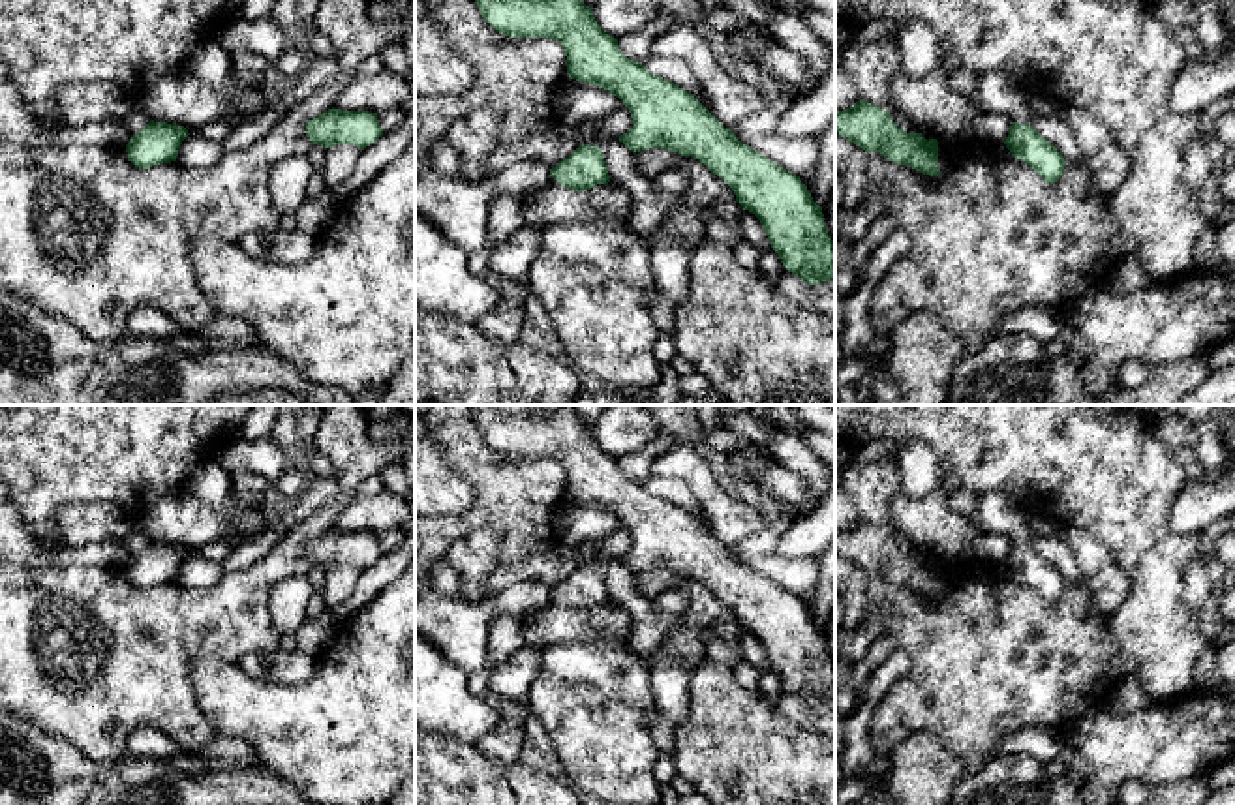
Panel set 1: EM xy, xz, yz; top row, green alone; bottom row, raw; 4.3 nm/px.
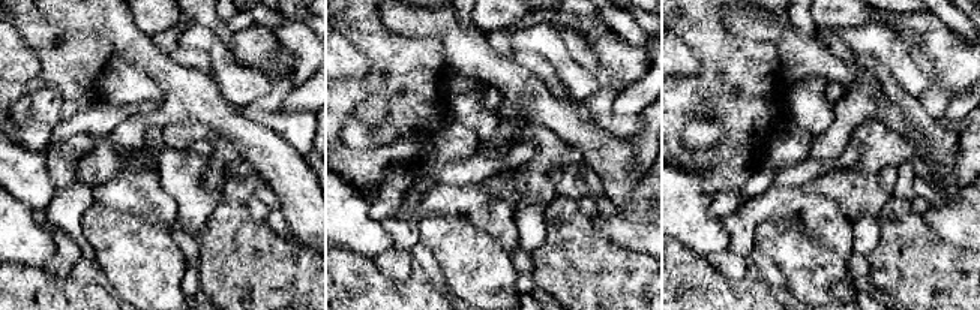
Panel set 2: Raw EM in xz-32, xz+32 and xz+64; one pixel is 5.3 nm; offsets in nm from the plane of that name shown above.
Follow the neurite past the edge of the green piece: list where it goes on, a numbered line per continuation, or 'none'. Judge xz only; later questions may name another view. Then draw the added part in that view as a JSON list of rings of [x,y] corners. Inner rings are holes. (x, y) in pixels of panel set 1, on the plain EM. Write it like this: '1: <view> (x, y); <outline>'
none

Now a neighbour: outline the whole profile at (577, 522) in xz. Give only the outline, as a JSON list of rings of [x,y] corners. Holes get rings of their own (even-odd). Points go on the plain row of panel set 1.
[[[569,495],[556,514],[559,542],[571,548],[582,542],[601,542],[623,527],[623,522],[608,510],[571,499]]]

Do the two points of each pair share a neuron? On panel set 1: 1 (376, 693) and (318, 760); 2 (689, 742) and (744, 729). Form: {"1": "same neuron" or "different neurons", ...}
{"1": "same neuron", "2": "same neuron"}

